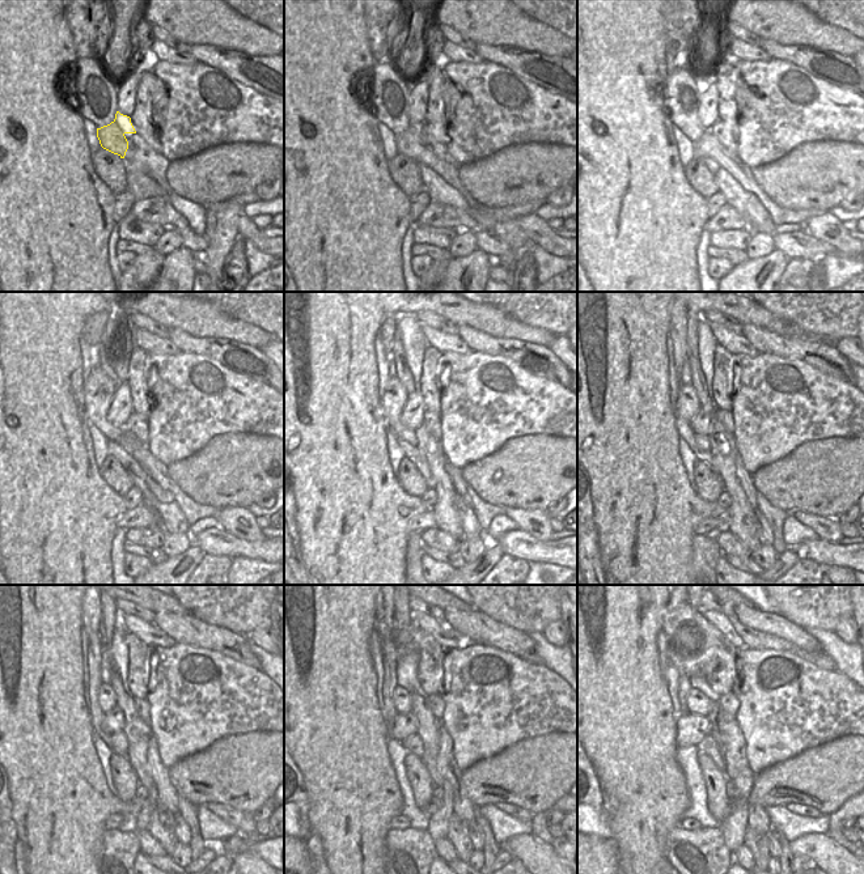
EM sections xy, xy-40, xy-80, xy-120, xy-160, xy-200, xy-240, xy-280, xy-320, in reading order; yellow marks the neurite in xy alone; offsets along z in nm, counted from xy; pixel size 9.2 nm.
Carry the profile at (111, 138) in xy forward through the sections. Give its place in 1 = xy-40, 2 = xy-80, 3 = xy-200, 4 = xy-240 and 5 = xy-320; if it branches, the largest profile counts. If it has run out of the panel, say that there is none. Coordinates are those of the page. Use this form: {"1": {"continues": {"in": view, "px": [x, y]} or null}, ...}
{"1": {"continues": {"in": "xy-40", "px": [409, 143]}}, "2": {"continues": {"in": "xy-80", "px": [708, 145]}}, "3": {"continues": {"in": "xy-200", "px": [775, 516]}}, "4": {"continues": {"in": "xy-240", "px": [187, 810]}}, "5": {"continues": {"in": "xy-320", "px": [786, 851]}}}

